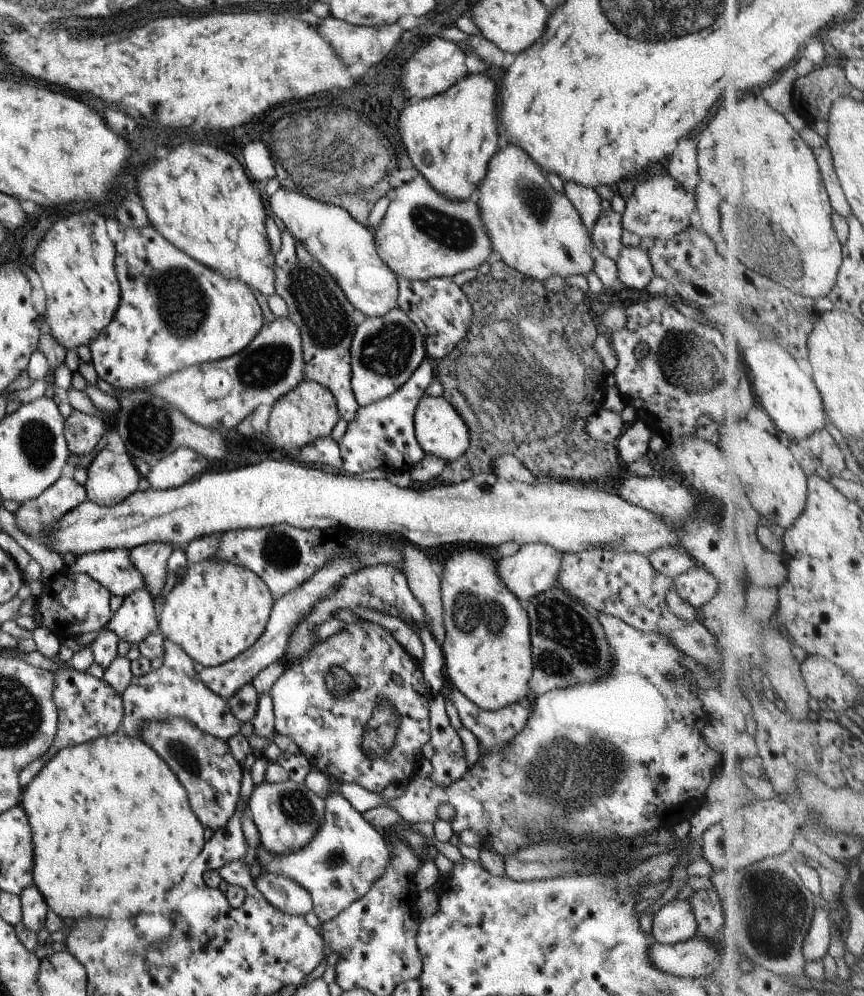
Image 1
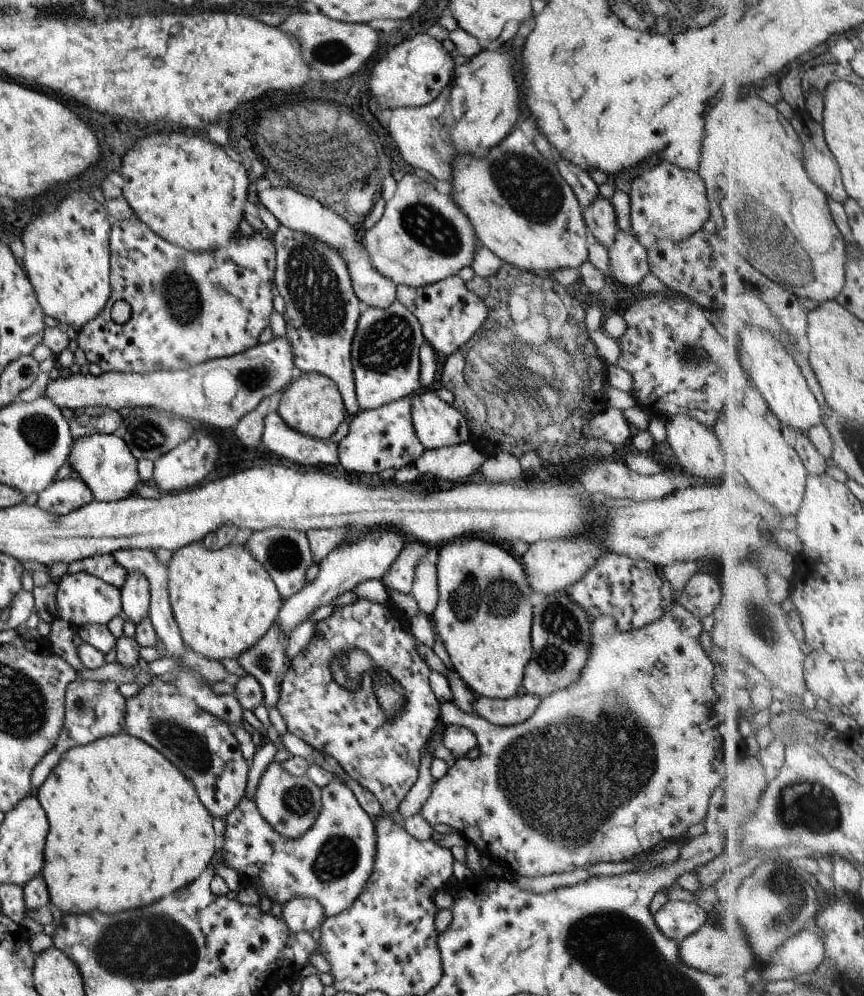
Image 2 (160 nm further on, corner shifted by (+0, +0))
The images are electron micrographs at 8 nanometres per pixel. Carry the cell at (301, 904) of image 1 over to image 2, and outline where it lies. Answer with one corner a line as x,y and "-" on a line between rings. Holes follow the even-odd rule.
291,898
281,906
280,920
291,932
313,932
313,928
321,922
323,910
313,898

